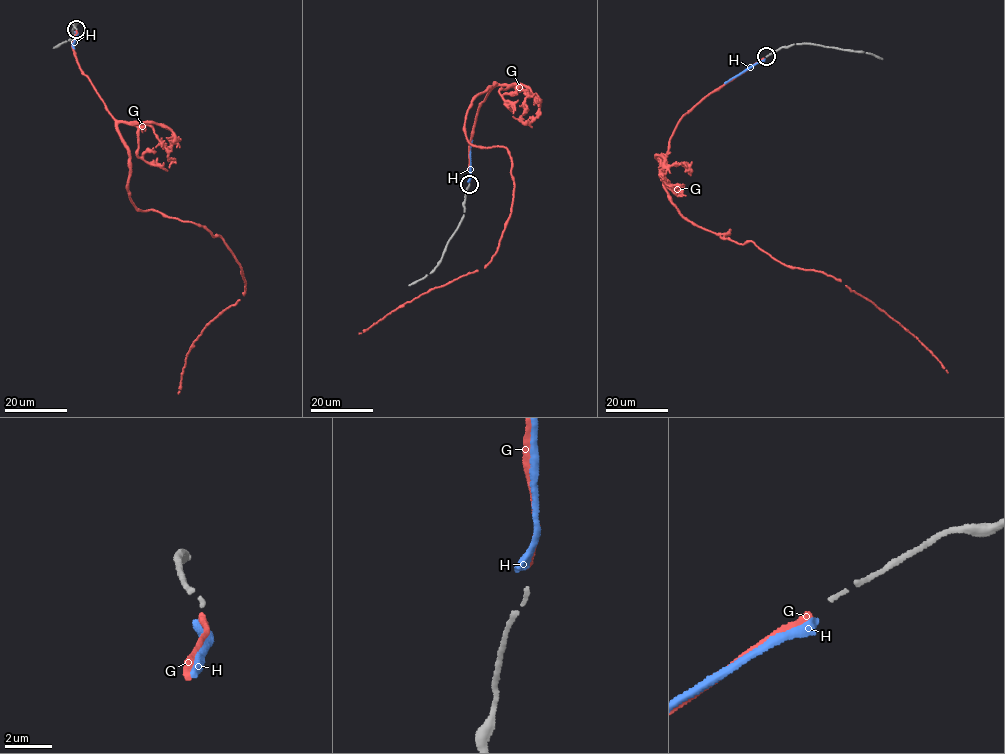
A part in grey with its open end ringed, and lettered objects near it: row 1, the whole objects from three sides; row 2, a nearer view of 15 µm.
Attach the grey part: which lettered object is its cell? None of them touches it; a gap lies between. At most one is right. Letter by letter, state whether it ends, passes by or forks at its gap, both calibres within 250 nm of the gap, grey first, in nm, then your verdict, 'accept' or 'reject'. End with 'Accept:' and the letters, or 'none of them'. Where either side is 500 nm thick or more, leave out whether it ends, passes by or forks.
G: it ends; calibres 180 and 260 nm; accept
H: it ends; calibres 180 and 360 nm; reject
Accept: G

